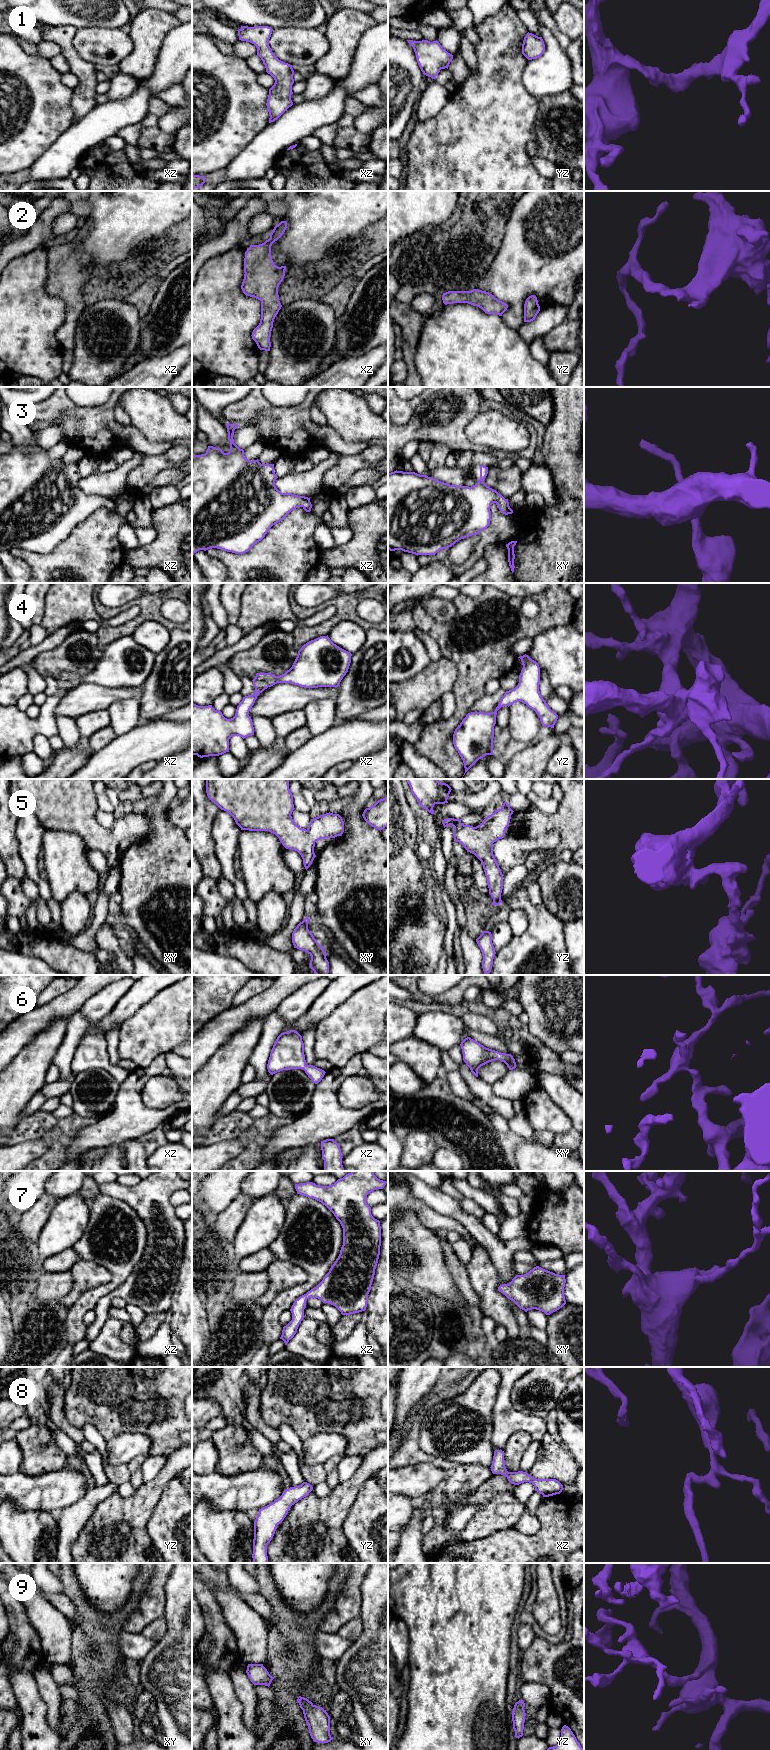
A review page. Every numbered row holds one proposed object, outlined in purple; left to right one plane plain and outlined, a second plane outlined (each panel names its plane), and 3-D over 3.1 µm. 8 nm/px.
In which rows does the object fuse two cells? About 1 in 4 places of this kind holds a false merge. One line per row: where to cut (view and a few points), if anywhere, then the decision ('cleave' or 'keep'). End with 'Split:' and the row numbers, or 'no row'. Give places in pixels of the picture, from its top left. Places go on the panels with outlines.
1: no cut | keep
2: no cut | keep
3: no cut | keep
4: no cut | keep
5: no cut | keep
6: no cut | keep
7: no cut | keep
8: no cut | keep
9: no cut | keep
Split: no row

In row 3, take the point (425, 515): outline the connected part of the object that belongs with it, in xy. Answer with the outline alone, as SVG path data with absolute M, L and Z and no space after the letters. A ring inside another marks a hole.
M480 466L480 479L471 486L450 485L433 477L415 472L394 471L388 473L388 549L402 550L415 555L435 555L442 549L448 549L456 542L485 530L491 521L491 505L495 503L505 514L512 514L508 499L487 486L483 480L488 474L488 467Z

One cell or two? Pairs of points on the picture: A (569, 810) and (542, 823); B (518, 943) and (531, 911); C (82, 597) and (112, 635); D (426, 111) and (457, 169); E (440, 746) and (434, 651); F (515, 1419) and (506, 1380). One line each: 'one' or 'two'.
A: one
B: one
C: two
D: two
E: two
F: one

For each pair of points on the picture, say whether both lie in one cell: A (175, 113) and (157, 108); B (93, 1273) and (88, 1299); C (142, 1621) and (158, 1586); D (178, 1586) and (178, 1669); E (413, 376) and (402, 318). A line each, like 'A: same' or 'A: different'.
A: different
B: different
C: same
D: same
E: same

